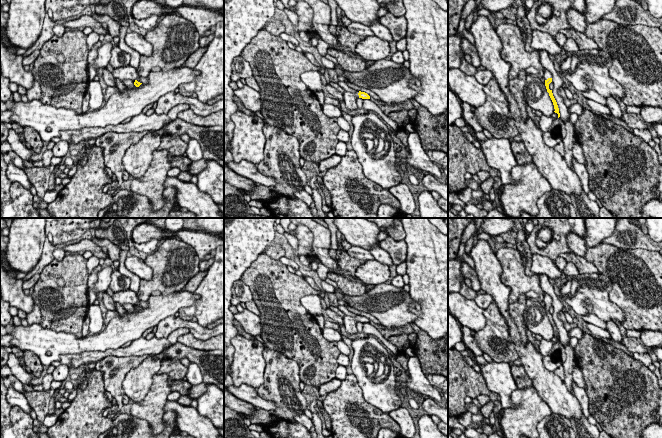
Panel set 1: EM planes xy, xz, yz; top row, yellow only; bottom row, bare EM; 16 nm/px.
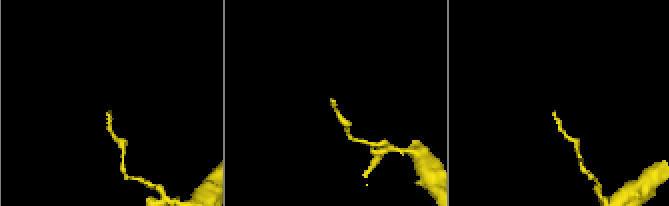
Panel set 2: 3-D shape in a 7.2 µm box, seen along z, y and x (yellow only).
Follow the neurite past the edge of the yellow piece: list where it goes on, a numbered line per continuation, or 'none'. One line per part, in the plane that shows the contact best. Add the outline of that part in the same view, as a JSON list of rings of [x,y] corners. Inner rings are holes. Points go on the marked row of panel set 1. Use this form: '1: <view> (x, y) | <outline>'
1: xz (350, 98) | [[[345,91],[343,93],[344,102],[347,110],[353,111],[358,109],[358,106],[356,104],[356,100],[359,98],[358,93],[359,91],[356,91],[355,93]]]

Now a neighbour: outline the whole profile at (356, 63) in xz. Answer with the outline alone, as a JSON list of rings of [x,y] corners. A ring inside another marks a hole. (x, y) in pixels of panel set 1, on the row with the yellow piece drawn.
[[[328,48],[327,53],[334,57],[347,72],[362,72],[366,69],[366,60],[356,54],[348,56],[342,49]]]

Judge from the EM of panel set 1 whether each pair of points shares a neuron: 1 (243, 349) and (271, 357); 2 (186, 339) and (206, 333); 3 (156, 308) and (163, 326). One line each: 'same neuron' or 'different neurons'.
1: different neurons
2: different neurons
3: different neurons

